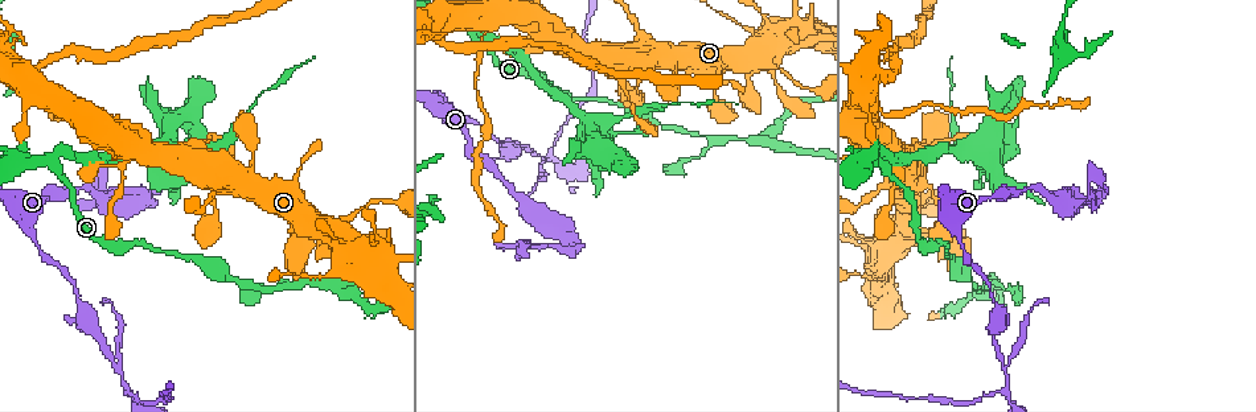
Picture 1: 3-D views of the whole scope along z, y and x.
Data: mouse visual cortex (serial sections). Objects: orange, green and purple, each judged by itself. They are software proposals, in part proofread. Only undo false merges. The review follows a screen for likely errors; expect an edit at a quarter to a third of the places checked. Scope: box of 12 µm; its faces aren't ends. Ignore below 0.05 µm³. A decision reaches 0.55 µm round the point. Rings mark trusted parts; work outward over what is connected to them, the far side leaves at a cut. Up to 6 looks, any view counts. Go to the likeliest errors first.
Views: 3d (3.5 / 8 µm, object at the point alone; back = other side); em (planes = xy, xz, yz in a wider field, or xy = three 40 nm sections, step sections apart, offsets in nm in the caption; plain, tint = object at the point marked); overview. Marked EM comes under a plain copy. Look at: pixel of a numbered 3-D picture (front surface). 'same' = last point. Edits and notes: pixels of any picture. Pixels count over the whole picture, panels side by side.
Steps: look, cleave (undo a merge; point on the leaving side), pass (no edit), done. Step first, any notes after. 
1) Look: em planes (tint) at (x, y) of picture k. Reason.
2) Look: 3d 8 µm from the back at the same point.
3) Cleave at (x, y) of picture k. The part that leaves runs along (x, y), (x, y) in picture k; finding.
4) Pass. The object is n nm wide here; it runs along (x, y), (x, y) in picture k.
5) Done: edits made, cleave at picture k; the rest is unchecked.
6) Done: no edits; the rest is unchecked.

Look: 3d 3.5 µm from the back at (479, 26) of picture 1. Narrows sharply.

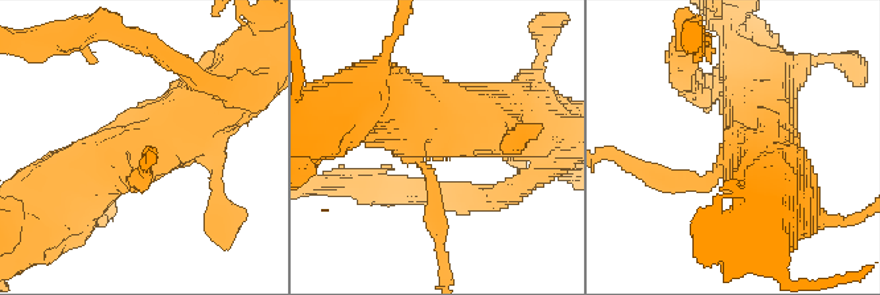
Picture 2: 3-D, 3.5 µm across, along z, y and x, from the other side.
Look: em xy step 5 (tint) at (134, 160) of picture 2. Now the EM.

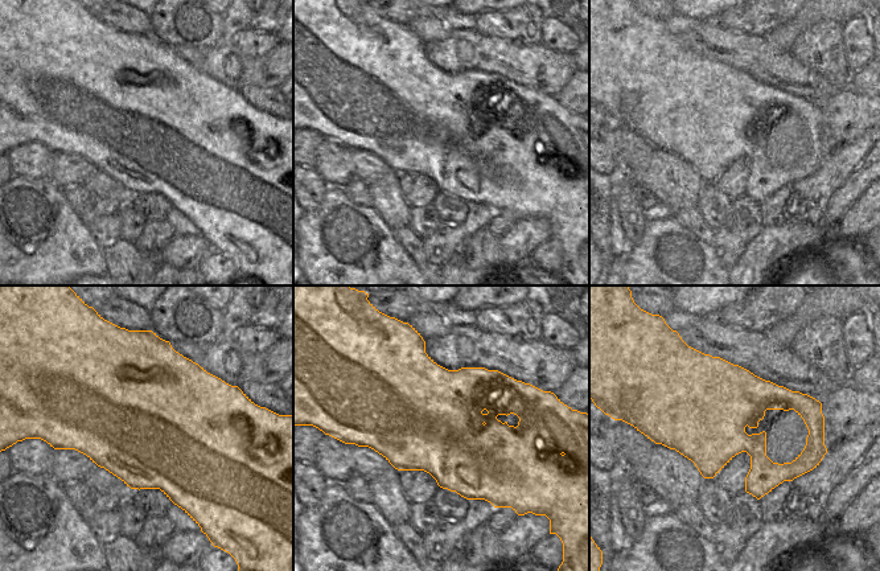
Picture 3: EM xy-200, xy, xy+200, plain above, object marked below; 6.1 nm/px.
Look: em xy step 3 (tint) at the same point.

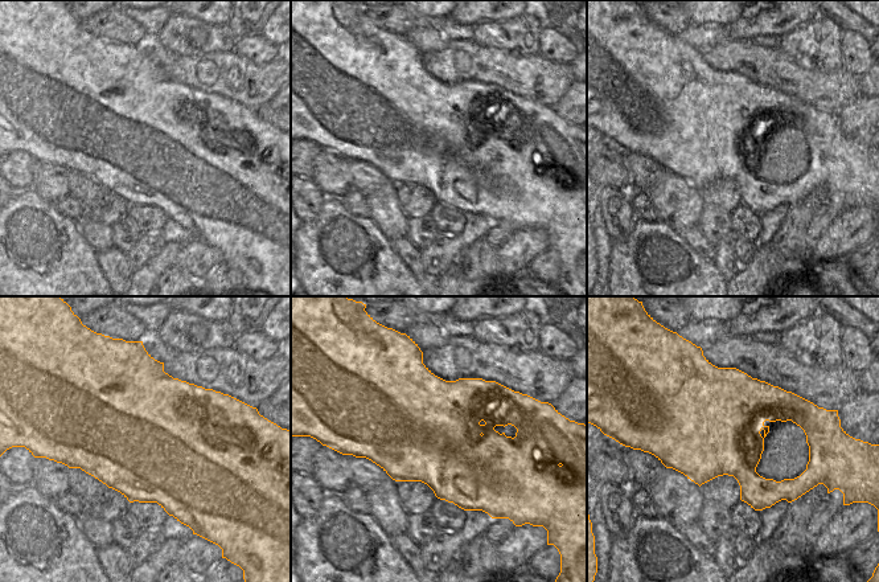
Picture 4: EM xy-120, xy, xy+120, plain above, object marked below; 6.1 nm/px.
Cleave at (667, 176) of picture 2. The part that leaves runs along (710, 177), (662, 181), (623, 160) in picture 2; two cells meet here.

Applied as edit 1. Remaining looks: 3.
Look: 3d 3.5 µm at (709, 141) of picture 1. Branch point.

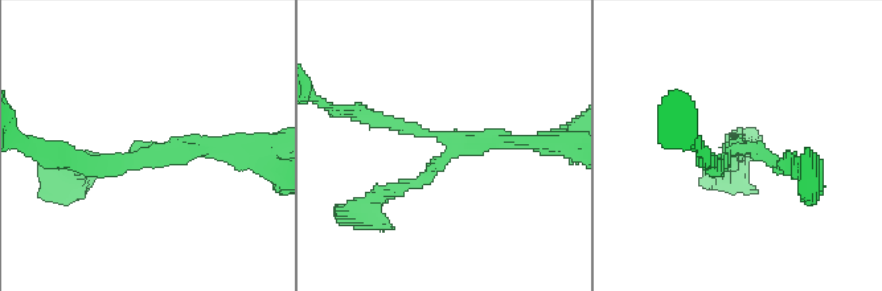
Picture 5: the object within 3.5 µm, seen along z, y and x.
Look: em planes (tint) at (155, 152) of picture 5. 3 arms meet here; the arms are 150, 150, 150 nm wide; shape alone is not enough.

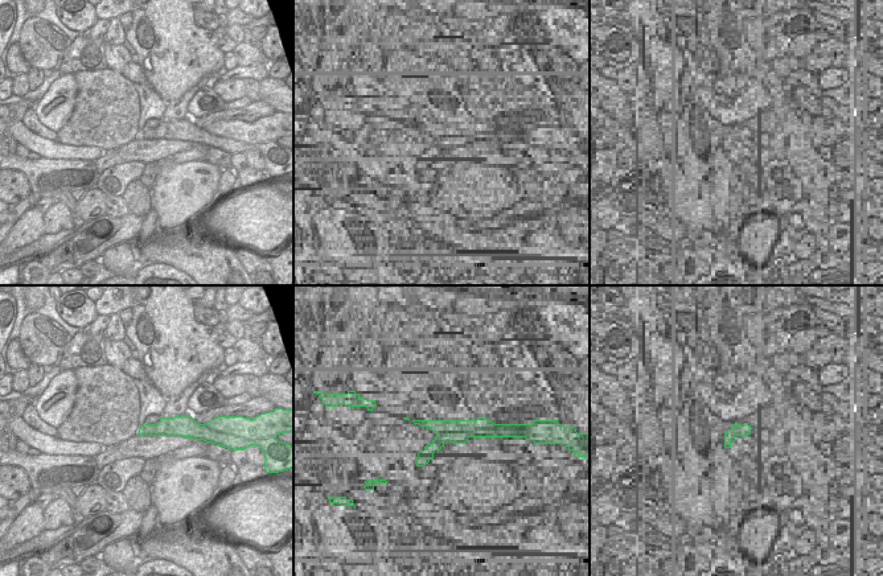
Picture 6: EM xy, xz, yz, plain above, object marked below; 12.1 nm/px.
Cleave at (418, 184) of picture 5. A second cell is stuck on.

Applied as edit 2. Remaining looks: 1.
Done: edits made, cleave at picture 2, cleave at picture 5; the rest is unchecked.

